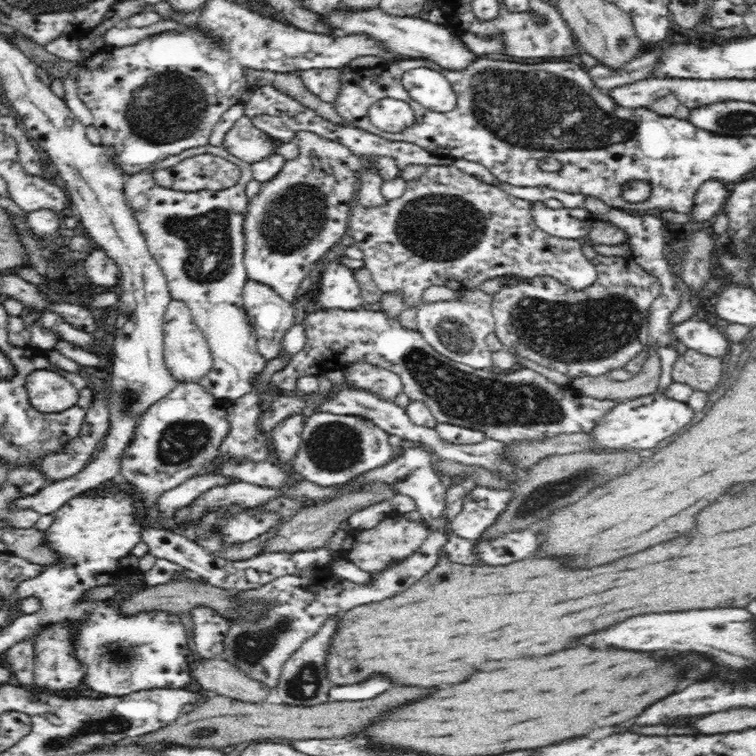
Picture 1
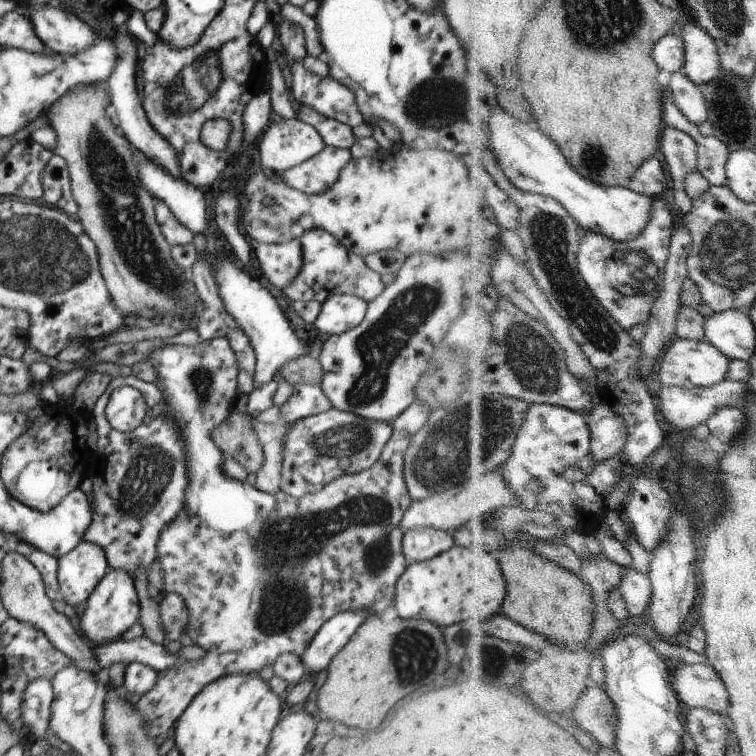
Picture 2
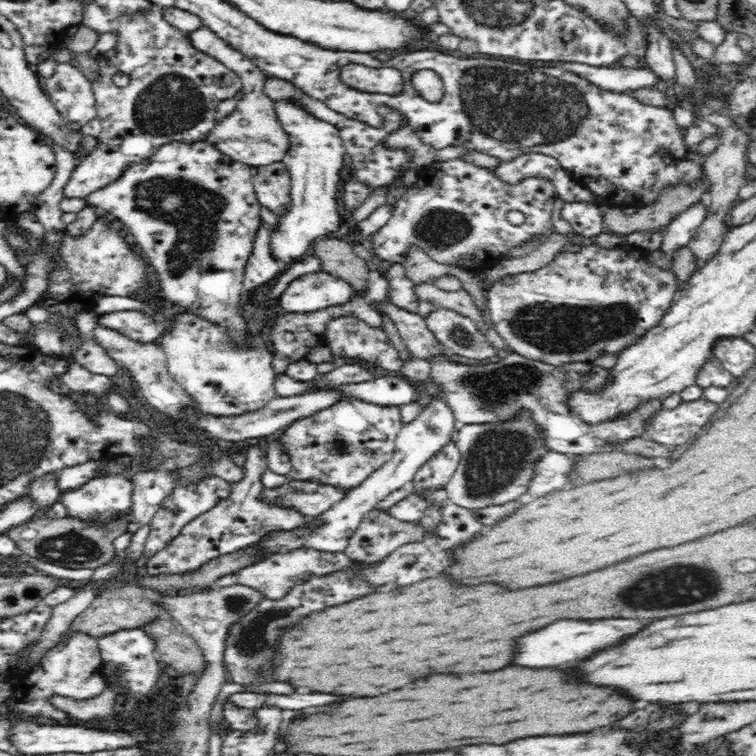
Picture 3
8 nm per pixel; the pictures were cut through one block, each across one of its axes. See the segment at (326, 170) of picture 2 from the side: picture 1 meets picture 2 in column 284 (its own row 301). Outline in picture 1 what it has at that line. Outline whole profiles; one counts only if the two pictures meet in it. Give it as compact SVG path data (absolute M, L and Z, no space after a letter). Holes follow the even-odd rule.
M171 300L168 304L163 324L164 334L164 362L172 376L179 382L195 382L209 371L213 365L213 358L209 349L209 344L204 339L204 334L196 325L191 310L180 300Z

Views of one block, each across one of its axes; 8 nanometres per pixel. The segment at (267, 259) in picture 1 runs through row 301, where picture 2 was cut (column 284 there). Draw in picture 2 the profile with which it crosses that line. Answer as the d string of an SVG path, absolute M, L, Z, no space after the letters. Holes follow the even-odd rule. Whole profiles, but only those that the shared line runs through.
M313 229L302 234L302 267L293 282L282 289L292 301L324 302L330 295L350 294L368 302L384 291L380 275L373 272L351 249L346 248L336 238L321 229Z

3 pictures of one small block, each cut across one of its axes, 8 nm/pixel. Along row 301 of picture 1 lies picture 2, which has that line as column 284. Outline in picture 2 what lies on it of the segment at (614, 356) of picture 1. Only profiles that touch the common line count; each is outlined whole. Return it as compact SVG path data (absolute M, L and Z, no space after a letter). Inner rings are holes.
M226 338L218 340L216 344L201 344L192 347L166 344L163 348L154 350L154 352L148 356L147 360L154 365L154 370L158 375L156 384L161 390L163 404L167 407L165 410L165 418L173 421L175 430L183 439L185 447L185 468L187 478L189 479L185 491L185 506L160 532L157 544L155 545L155 552L157 553L155 560L161 567L162 583L166 594L175 593L184 600L190 617L185 633L188 633L188 636L193 640L194 646L199 646L206 650L206 656L200 660L181 664L181 666L176 669L165 672L160 671L158 685L147 694L144 694L136 704L135 709L145 717L145 722L148 722L147 730L149 731L149 735L156 738L162 736L162 734L167 734L168 730L174 726L174 723L180 719L184 710L190 706L192 700L198 697L198 694L201 694L202 690L204 690L208 684L227 675L258 674L267 665L273 665L282 654L291 653L301 658L306 648L310 645L310 642L314 639L314 636L320 631L320 628L331 617L334 617L341 611L360 609L362 607L363 609L368 609L371 615L376 616L376 614L386 610L387 607L393 604L395 585L407 568L405 566L405 557L403 556L402 549L403 533L399 526L403 513L408 509L412 500L404 479L405 453L410 447L414 436L427 421L429 416L428 412L430 412L428 408L430 407L425 406L424 402L416 398L415 402L398 416L392 423L393 434L390 441L385 445L381 458L378 458L378 461L369 470L364 470L356 475L342 476L330 482L319 492L306 494L303 498L296 499L286 495L283 491L279 491L275 494L258 491L246 481L239 482L238 480L228 478L225 472L223 472L223 453L212 441L211 433L214 428L217 428L222 422L225 422L229 418L229 415L232 413L232 406L234 406L240 394L237 390L238 364Z

